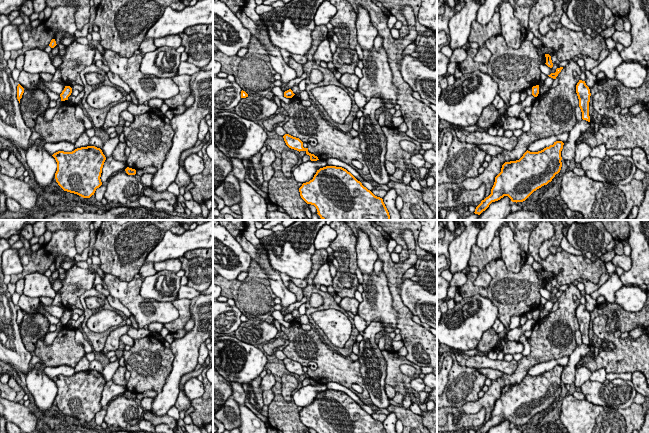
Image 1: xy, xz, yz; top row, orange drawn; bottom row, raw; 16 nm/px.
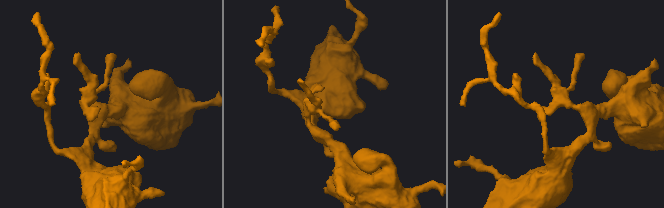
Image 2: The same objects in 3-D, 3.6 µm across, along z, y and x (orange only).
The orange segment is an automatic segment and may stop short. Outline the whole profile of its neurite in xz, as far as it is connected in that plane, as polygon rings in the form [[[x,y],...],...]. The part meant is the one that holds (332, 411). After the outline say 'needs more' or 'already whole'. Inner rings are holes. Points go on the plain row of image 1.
[[[326,390],[299,412],[301,422],[316,433],[387,433],[383,423],[375,420],[350,396],[342,391]]]; already whole

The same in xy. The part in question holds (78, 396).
[[[87,370],[77,372],[72,376],[58,375],[52,380],[57,386],[56,406],[64,415],[77,418],[83,422],[90,422],[96,413],[102,409],[100,401],[106,381],[100,372]]]; already whole

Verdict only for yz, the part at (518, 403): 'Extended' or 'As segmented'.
As segmented

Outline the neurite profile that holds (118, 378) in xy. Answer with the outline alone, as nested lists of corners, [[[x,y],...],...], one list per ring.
[[[119,367],[116,372],[114,373],[113,377],[112,377],[112,381],[115,384],[118,385],[122,385],[122,386],[126,386],[128,381],[125,379],[125,373],[126,373],[127,369],[126,367]]]

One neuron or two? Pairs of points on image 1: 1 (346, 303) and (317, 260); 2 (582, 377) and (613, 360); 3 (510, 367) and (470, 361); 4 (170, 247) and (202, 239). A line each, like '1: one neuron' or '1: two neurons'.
1: two neurons
2: two neurons
3: one neuron
4: one neuron

